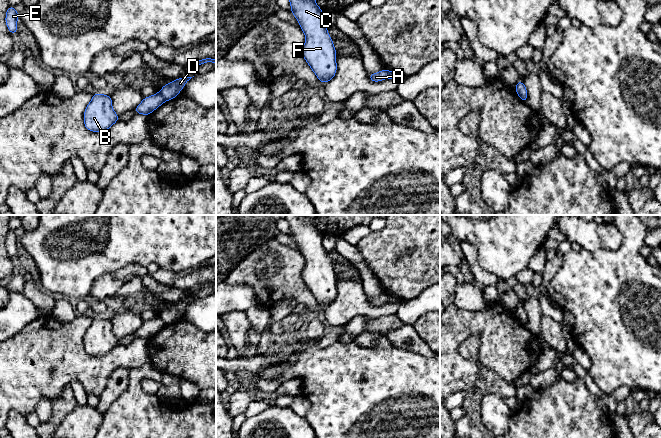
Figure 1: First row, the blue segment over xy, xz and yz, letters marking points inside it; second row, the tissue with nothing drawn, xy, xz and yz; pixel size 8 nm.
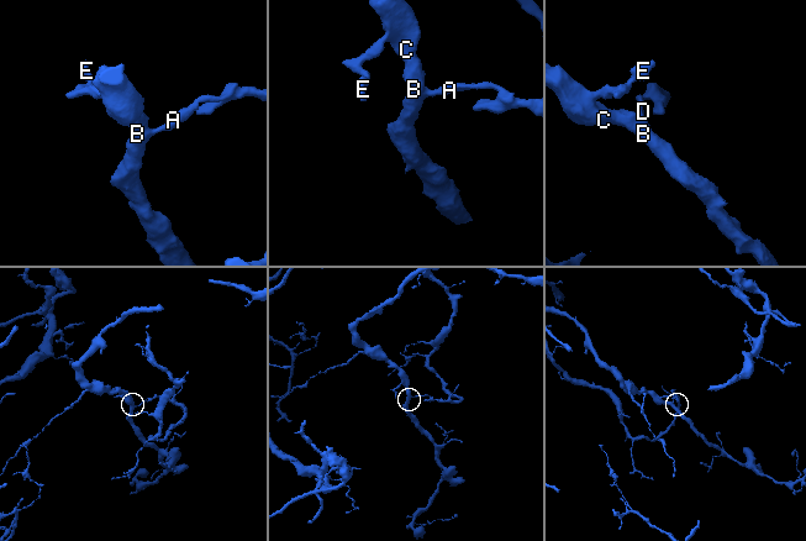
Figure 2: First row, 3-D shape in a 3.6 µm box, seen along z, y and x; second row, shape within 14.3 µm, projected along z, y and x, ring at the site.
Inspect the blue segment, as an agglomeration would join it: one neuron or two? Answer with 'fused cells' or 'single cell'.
fused cells

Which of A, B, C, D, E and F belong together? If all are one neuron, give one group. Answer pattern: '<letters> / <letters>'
A B C E F / D

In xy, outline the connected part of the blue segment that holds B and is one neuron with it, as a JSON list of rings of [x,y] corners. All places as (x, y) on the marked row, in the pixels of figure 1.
[[[100,93],[92,95],[83,117],[84,126],[92,132],[106,131],[119,119],[119,115],[112,108],[112,98],[110,95]]]

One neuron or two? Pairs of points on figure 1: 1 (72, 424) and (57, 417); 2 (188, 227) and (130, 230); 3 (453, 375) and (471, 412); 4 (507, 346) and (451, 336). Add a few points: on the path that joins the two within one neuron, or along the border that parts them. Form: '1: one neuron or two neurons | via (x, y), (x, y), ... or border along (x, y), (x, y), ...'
1: two neurons | border along (77, 405), (56, 427)
2: one neuron | via (174, 227), (144, 227)
3: two neurons | border along (479, 371), (475, 383), (466, 392)
4: one neuron | via (493, 332), (490, 329), (465, 329)

